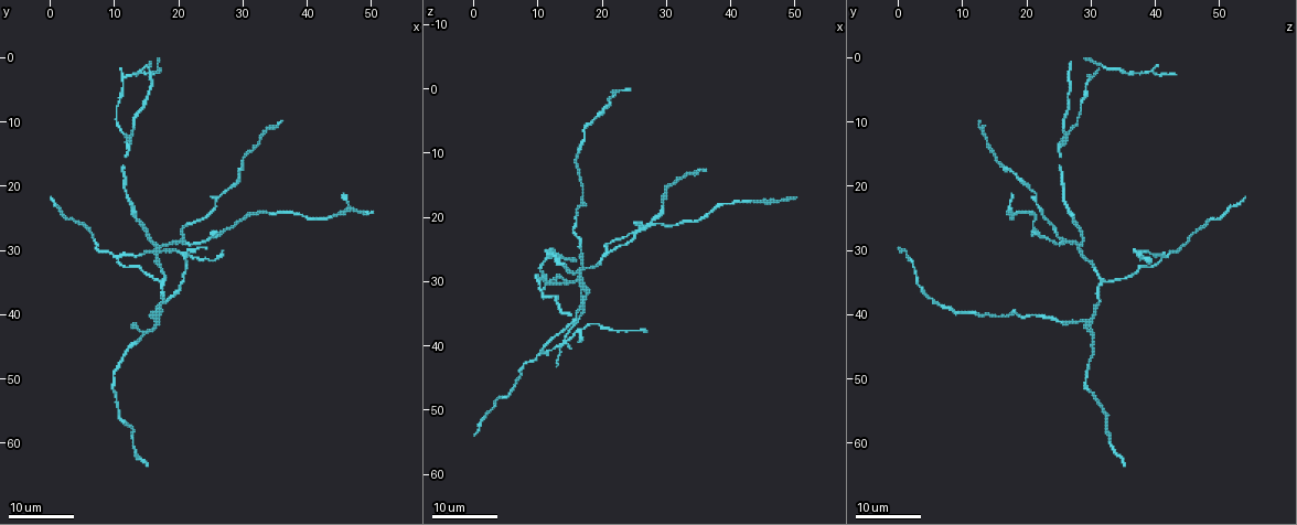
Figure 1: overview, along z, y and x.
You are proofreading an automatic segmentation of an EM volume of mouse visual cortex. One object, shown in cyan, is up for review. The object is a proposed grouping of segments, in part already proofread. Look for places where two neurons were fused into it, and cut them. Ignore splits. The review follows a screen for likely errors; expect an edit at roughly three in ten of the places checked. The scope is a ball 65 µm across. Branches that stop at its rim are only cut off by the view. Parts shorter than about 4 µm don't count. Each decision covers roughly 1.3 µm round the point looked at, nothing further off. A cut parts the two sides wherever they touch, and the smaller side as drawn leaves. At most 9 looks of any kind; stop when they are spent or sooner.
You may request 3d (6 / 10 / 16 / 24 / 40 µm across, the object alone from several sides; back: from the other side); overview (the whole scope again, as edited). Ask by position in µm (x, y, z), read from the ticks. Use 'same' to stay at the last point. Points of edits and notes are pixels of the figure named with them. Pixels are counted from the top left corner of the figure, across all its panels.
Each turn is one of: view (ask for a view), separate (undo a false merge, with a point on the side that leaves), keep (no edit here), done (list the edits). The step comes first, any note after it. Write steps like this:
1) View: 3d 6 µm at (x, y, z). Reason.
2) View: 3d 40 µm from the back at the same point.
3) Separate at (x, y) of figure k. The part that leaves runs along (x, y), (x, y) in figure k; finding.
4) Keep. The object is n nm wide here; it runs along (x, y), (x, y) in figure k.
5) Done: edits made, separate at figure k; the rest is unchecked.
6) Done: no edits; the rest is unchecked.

View: 3d 24 µm at (17.0, 40.5, 17.5). Three arms meet.

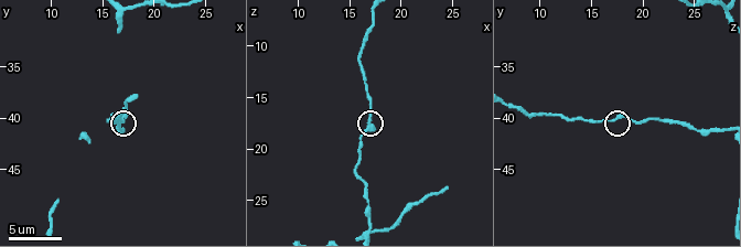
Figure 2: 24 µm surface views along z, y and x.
View: 3d 10 µm at (16.8, 40.4, 17.0). Zoom in.

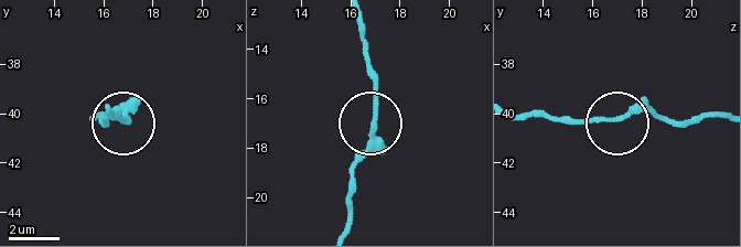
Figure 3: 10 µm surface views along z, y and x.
Keep. 3 arms meet here; one neuron here.

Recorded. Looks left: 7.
View: 3d 16 µm at (16.5, 41.5, 29.5). Three arms meet.

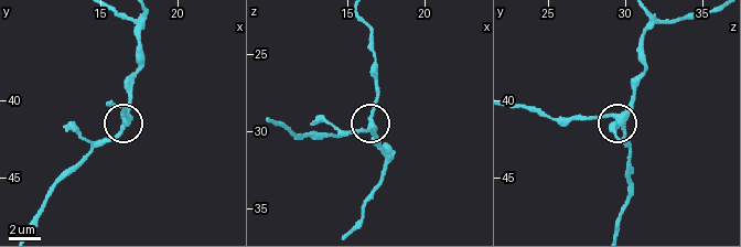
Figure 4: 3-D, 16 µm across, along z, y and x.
View: 3d 10 µm at (16.6, 41.2, 29.6).

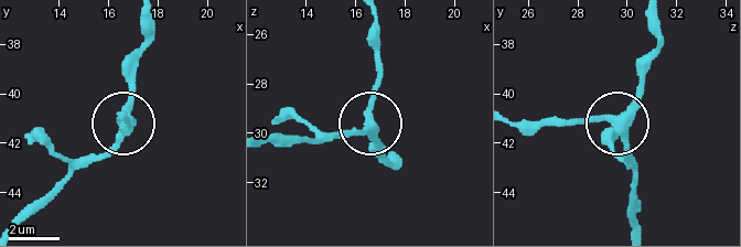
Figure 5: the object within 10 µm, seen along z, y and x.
Keep. The side arm is 30 µm long; it runs along (657, 19), (657, 44), (643, 95), (620, 127), (632, 181) in figure 5; continuous, no second neuron.

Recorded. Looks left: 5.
View: 3d 24 µm at (17.5, 34.5, 32.0). Branch point.

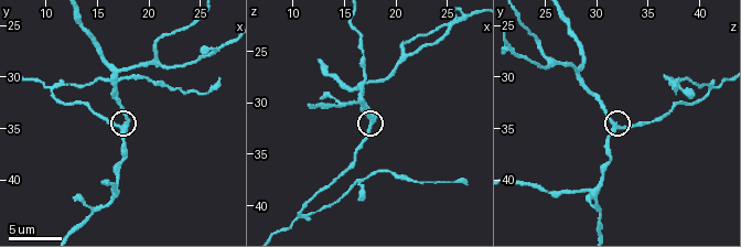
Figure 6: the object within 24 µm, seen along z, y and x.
View: 3d 6 µm at (17.6, 34.8, 31.8).

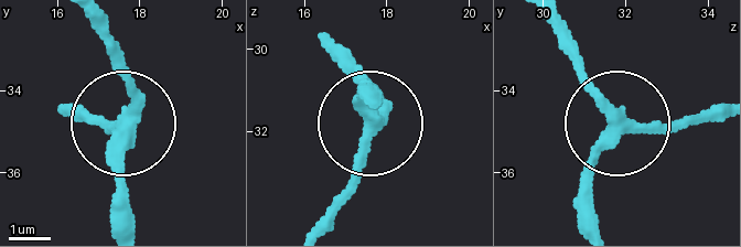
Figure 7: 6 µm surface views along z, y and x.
Keep. 3 arms meet here; it runs along (548, 23), (614, 115), (657, 129), (720, 118) in figure 7; continuous, no second neuron.

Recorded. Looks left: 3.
View: 3d 6 µm at (10.6, 31.2, 40.8). Three arms meet.

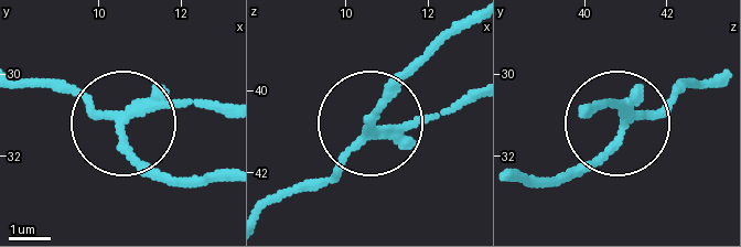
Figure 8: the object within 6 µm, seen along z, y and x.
View: 3d 6 µm from the back at (10.70, 30.95, 41.00). From behind.

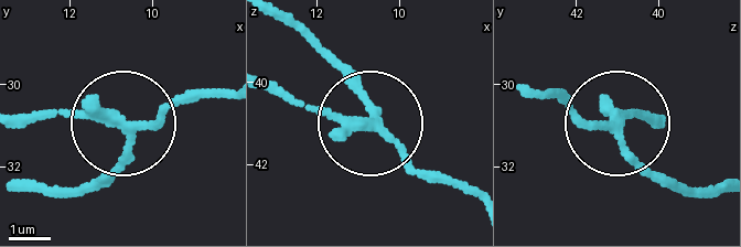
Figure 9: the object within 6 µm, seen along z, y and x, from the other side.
Separate at (44, 116) of figure 9. The object is 210 nm wide here; the part that leaves runs along (101, 119), (21, 119) in figure 9; a second neuron is stuck on.

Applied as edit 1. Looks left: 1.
Done: edits made, separate at figure 9; the rest is unchecked.

